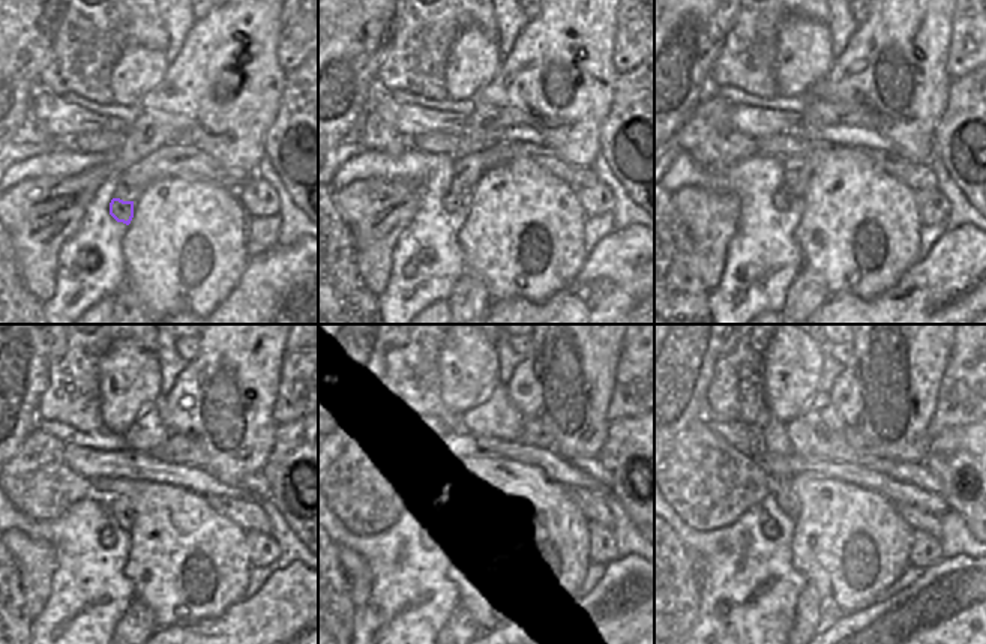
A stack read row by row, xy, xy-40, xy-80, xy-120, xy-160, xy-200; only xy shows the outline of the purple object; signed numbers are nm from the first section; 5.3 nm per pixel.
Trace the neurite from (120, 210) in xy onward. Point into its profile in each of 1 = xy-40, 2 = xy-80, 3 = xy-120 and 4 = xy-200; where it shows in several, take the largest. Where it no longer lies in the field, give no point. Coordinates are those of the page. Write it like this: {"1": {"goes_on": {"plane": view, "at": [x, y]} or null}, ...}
{"1": {"goes_on": {"plane": "xy-40", "at": [450, 203]}}, "2": {"goes_on": {"plane": "xy-80", "at": [782, 200]}}, "3": {"goes_on": {"plane": "xy-120", "at": [107, 536]}}, "4": {"goes_on": {"plane": "xy-200", "at": [769, 527]}}}

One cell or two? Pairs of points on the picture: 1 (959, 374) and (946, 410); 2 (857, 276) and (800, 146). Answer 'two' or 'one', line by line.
1: one
2: one

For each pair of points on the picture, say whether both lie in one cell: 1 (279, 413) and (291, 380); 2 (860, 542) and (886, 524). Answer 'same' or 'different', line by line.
1: same
2: same

